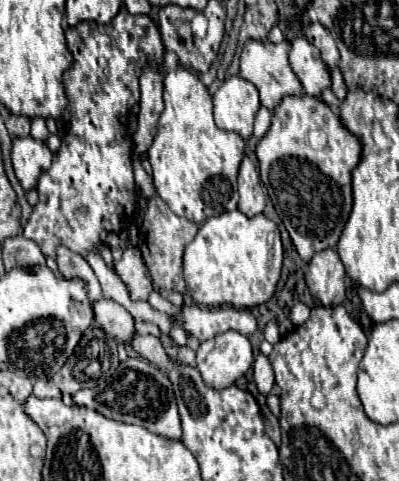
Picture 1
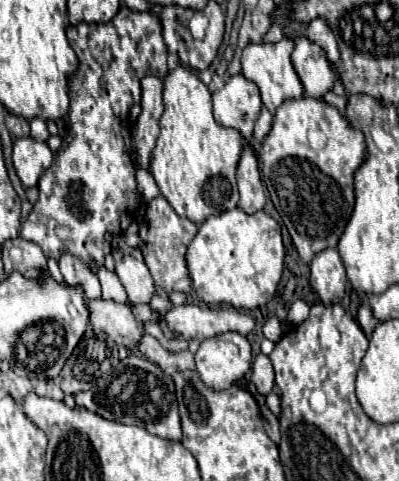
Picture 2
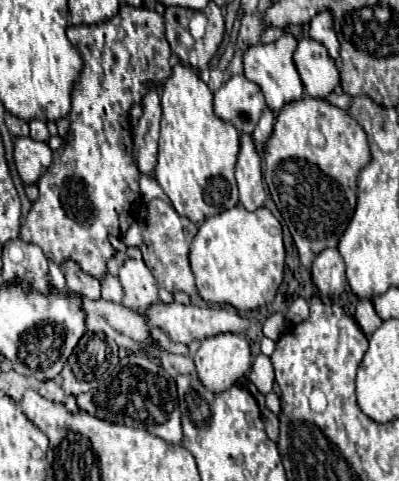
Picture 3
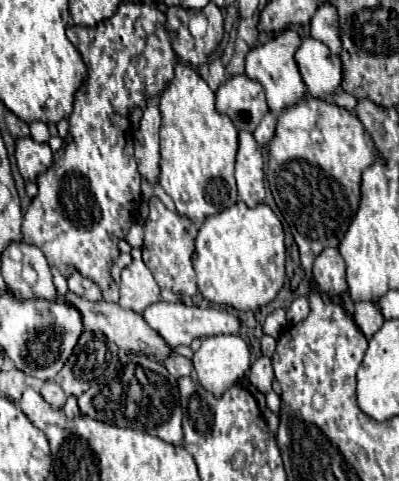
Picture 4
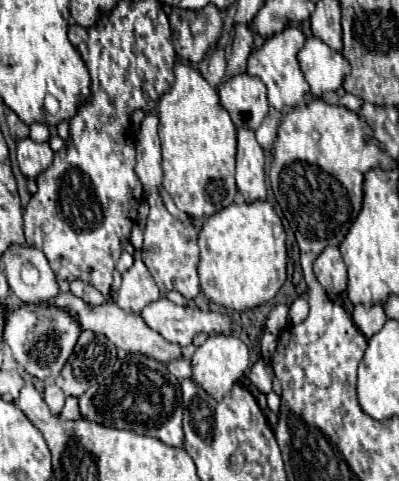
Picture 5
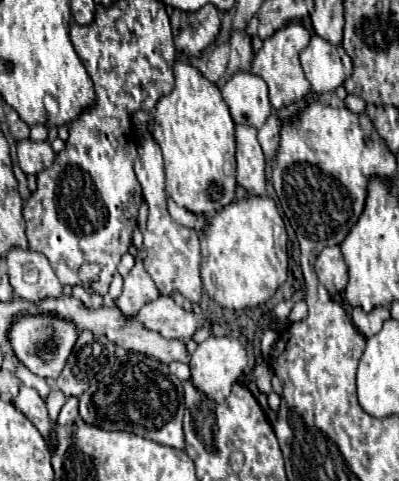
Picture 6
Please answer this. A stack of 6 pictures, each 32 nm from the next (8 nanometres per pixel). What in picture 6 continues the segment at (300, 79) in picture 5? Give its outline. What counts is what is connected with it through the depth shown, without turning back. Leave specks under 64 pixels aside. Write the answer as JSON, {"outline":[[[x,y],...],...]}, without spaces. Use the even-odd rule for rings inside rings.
{"outline":[[[300,22],[288,24],[280,32],[274,32],[270,38],[266,38],[264,46],[252,58],[250,72],[260,76],[268,84],[270,104],[276,110],[280,110],[280,108],[284,108],[288,104],[300,102],[306,94],[310,94],[310,84],[308,84],[308,80],[306,80],[306,76],[304,76],[304,72],[300,68],[300,60],[298,60],[298,54],[306,48],[308,40],[310,40],[310,34]]]}

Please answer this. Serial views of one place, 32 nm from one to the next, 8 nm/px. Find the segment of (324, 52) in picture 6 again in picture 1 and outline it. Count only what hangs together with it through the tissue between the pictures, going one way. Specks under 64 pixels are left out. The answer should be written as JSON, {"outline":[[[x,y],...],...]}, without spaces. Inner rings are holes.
{"outline":[[[298,36],[290,44],[290,68],[298,76],[298,80],[304,86],[304,92],[308,96],[320,96],[324,88],[330,86],[330,72],[324,68],[324,62],[320,60],[320,52],[304,36]]]}

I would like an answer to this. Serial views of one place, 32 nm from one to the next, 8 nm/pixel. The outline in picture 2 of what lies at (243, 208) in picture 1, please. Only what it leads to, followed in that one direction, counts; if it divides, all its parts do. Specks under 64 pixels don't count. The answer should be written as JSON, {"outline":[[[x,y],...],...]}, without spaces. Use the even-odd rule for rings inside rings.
{"outline":[[[248,144],[244,146],[236,176],[238,176],[238,190],[240,190],[238,208],[242,208],[246,214],[260,212],[266,202],[266,192],[258,170],[258,158]]]}

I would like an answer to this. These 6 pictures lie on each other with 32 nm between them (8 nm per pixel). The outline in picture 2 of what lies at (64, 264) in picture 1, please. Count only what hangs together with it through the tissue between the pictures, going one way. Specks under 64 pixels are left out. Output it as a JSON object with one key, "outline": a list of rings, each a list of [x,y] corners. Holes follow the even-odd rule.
{"outline":[[[62,252],[58,264],[60,264],[60,272],[68,284],[84,284],[84,292],[86,292],[88,300],[100,298],[100,282],[96,278],[96,274],[78,256],[72,256],[70,252]]]}

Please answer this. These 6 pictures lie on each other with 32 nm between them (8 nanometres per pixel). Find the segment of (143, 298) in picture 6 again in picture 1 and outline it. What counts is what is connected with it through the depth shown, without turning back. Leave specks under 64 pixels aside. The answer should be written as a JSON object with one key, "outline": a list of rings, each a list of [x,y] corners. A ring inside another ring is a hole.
{"outline":[[[126,242],[122,260],[116,264],[116,272],[126,284],[132,300],[148,300],[148,294],[152,290],[152,282],[146,276],[146,266],[140,256],[140,250],[134,244]]]}

